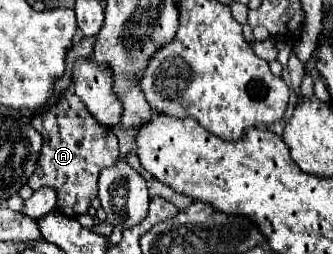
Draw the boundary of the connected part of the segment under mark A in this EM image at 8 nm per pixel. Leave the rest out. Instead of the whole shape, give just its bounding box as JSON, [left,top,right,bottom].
[28,86,118,218]

